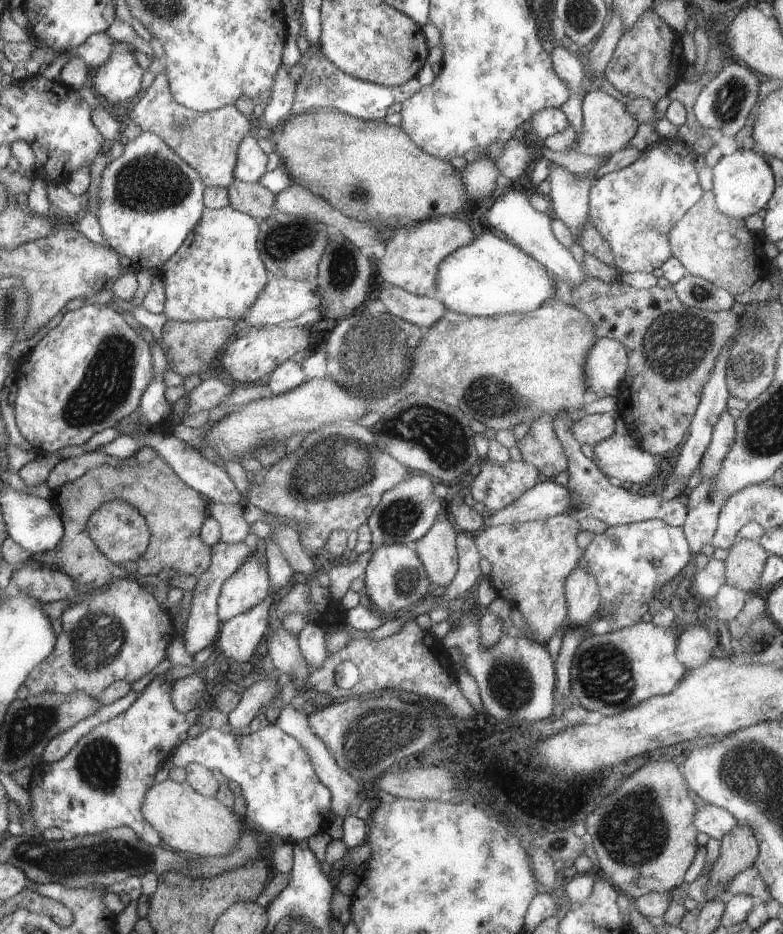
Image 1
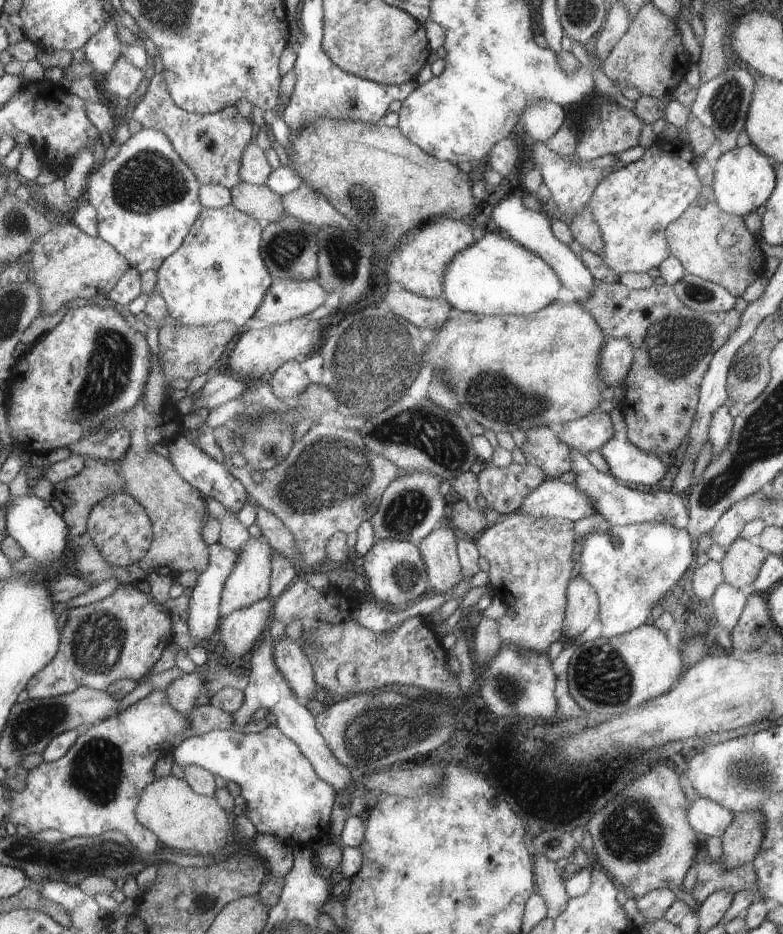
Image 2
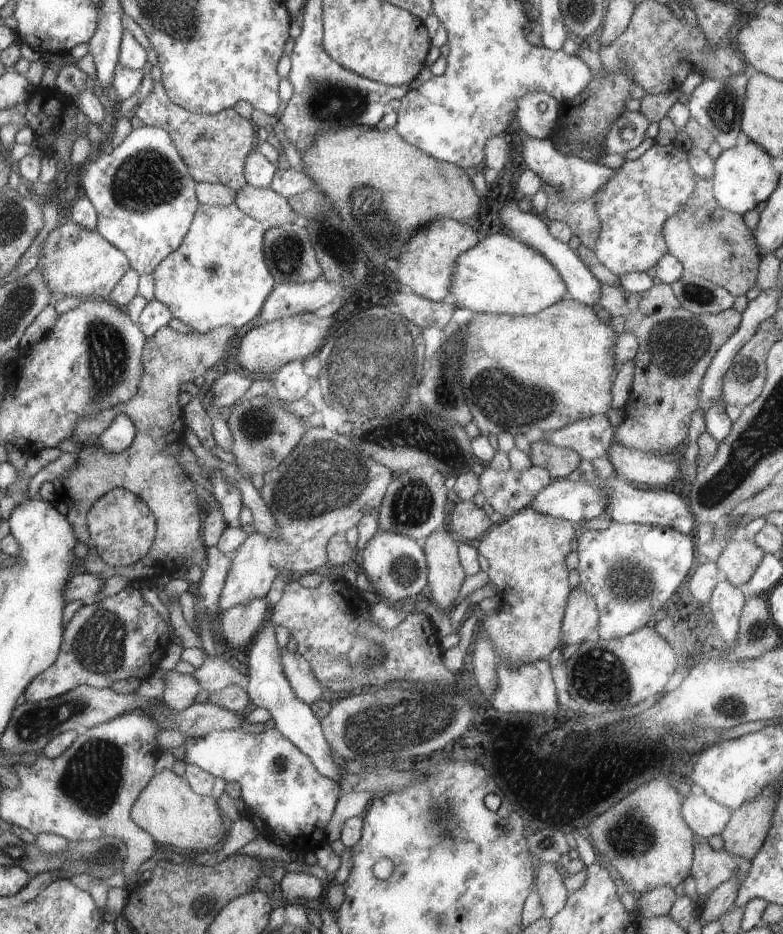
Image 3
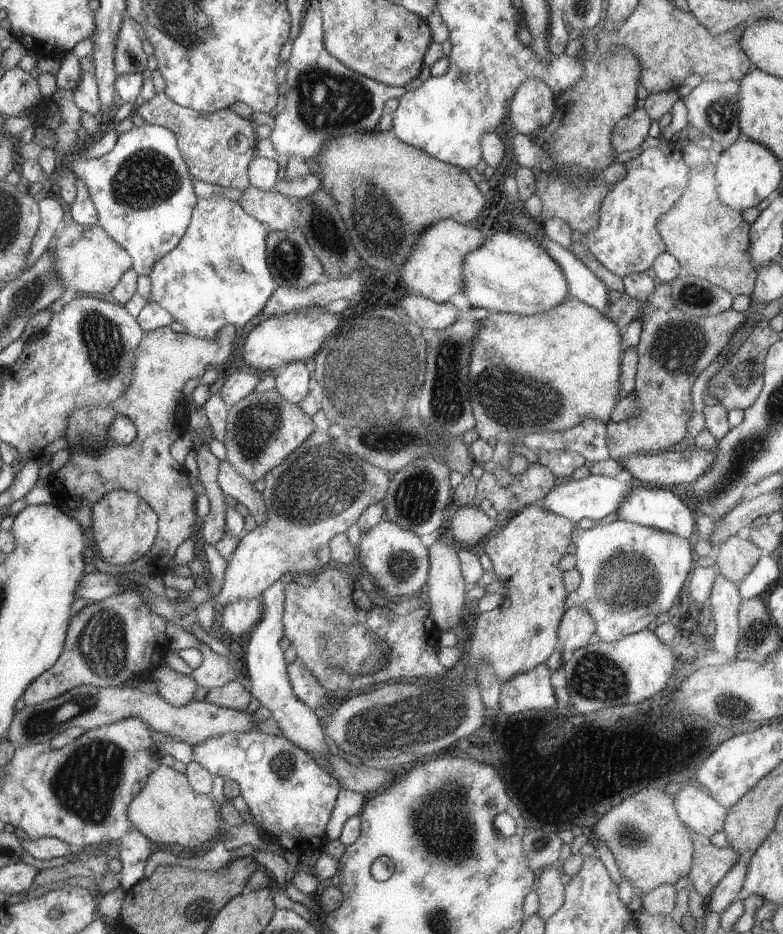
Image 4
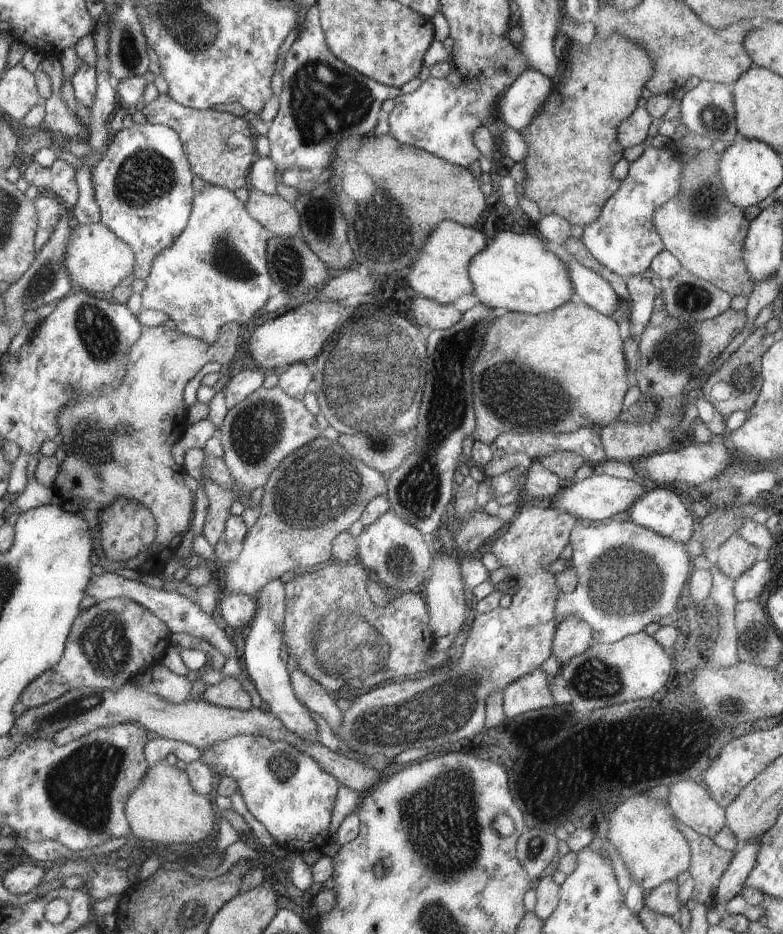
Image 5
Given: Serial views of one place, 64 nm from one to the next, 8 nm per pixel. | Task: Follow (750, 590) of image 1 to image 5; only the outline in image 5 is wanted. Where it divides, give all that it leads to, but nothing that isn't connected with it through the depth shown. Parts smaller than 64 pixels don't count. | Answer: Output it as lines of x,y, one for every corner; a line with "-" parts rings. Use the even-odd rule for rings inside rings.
735,534
720,545
717,568
727,577
736,580
744,572
754,566
756,562
756,547
748,544
744,538

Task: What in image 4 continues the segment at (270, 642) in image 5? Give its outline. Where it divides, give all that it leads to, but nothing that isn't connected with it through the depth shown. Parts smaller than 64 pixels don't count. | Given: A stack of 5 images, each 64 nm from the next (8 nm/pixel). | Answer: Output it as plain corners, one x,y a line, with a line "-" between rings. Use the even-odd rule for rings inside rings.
285,580
274,582
270,588
261,595
264,602
264,615
257,627
250,632
248,646
246,646
246,664
242,667
243,673
250,681
250,693
254,700
258,700
260,705
272,713
272,718
282,730
282,735
296,744
298,748
305,749
306,752
312,754
318,761
322,769
329,771
328,758
329,746
326,743
326,736
322,730
322,724
315,710
303,704
292,691
290,680
288,677
288,668
280,641
284,638
283,614
285,600

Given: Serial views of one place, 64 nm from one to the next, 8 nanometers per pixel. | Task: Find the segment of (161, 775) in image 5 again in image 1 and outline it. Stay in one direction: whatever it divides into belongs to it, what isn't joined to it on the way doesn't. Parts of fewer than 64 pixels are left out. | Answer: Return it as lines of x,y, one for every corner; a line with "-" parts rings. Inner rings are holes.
168,778
154,783
145,796
142,812
172,850
200,857
225,857
240,847
244,826
233,808
228,808
217,798
204,798
187,782
176,783

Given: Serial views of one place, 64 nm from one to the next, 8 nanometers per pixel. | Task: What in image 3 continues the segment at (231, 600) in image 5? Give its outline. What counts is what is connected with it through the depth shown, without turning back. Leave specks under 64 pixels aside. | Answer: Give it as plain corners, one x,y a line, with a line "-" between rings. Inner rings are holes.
265,599
250,600
249,604
238,604
224,611
220,634
229,648
244,648
253,643
254,636
271,617
271,606

